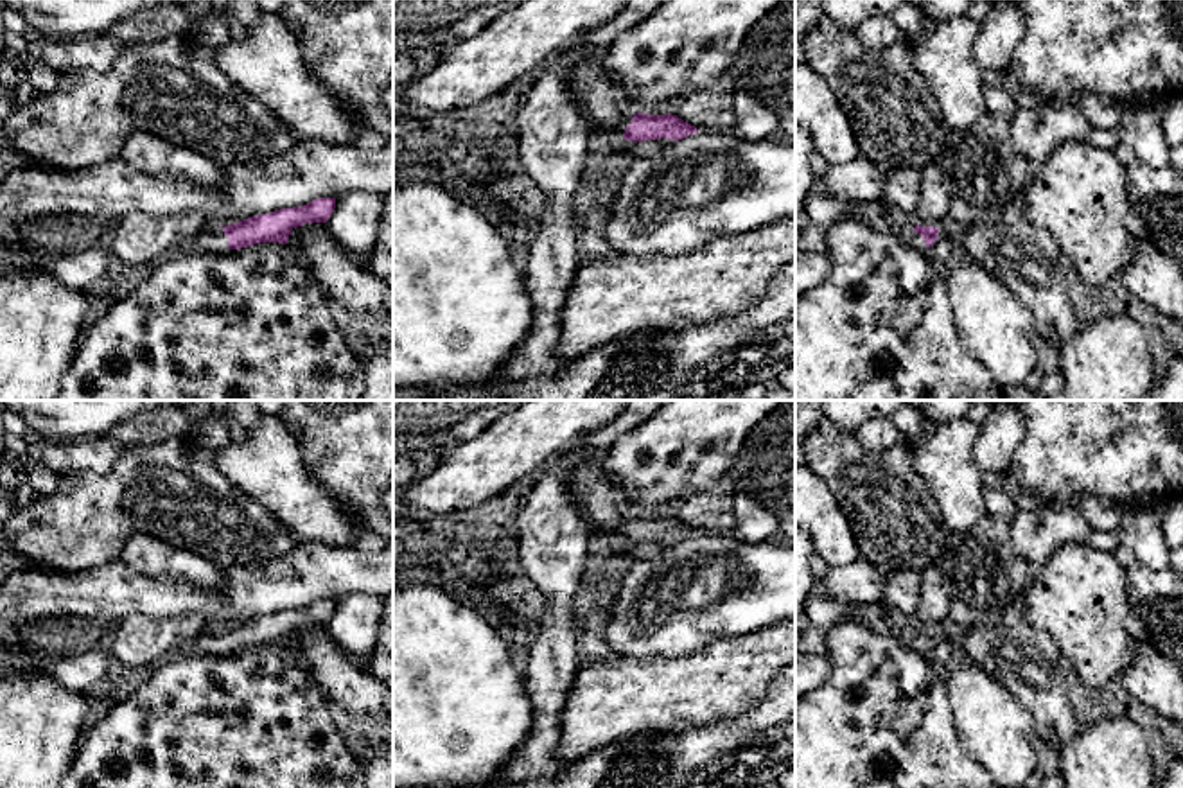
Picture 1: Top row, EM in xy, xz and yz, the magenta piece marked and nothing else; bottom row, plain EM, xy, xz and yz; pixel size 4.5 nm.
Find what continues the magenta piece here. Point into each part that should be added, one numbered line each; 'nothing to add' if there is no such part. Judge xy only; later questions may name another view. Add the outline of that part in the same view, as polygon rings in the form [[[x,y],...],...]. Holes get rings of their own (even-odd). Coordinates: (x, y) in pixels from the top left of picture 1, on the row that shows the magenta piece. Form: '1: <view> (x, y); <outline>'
1: xy (212, 239); [[[210,226],[190,239],[183,250],[194,251],[197,255],[221,253],[228,250],[228,237],[219,226]]]

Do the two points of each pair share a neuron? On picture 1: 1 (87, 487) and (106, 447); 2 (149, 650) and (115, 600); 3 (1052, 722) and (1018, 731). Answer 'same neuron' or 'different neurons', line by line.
1: different neurons
2: different neurons
3: different neurons

